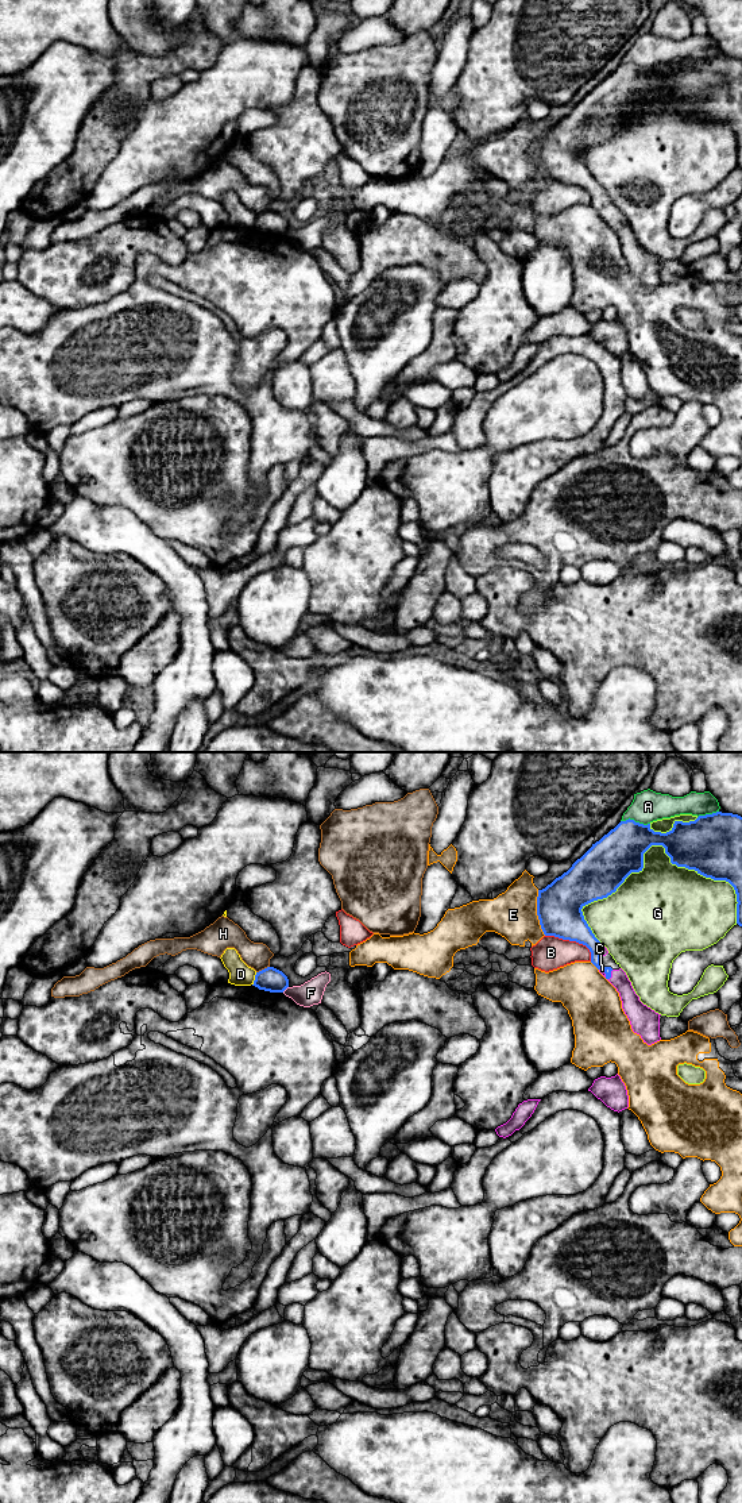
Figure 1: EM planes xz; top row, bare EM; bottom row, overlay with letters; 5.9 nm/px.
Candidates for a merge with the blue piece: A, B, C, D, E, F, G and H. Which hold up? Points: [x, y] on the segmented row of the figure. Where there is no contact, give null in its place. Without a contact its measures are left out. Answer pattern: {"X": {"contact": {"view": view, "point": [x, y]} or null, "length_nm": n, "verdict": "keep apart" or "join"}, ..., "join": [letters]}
{"A": {"contact": {"view": "xz", "point": [634, 821]}, "length_nm": 180, "verdict": "keep apart"}, "B": {"contact": {"view": "xz", "point": [572, 940]}, "length_nm": 320, "verdict": "keep apart"}, "C": {"contact": {"view": "xz", "point": [605, 972]}, "length_nm": 90, "verdict": "join"}, "D": {"contact": {"view": "xz", "point": [255, 979]}, "length_nm": 80, "verdict": "keep apart"}, "E": {"contact": {"view": "xz", "point": [537, 913]}, "length_nm": 280, "verdict": "keep apart"}, "F": {"contact": {"view": "xz", "point": [285, 989]}, "length_nm": 50, "verdict": "keep apart"}, "G": {"contact": {"view": "xz", "point": [667, 854]}, "length_nm": 950, "verdict": "keep apart"}, "H": {"contact": {"view": "xz", "point": [262, 970]}, "length_nm": 90, "verdict": "keep apart"}, "join": ["C"]}

